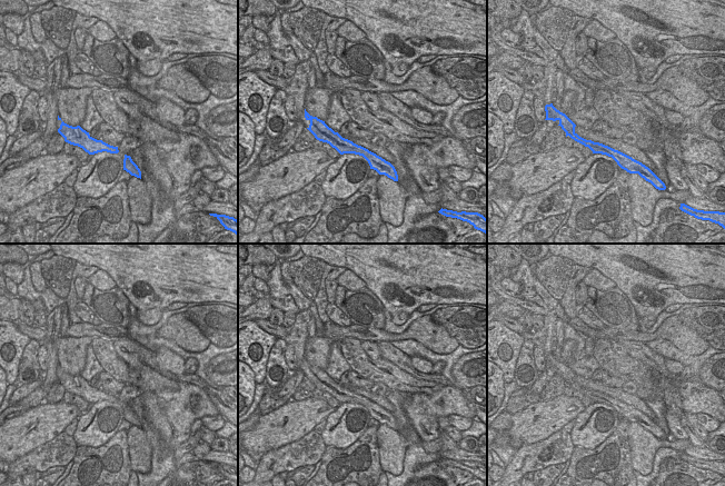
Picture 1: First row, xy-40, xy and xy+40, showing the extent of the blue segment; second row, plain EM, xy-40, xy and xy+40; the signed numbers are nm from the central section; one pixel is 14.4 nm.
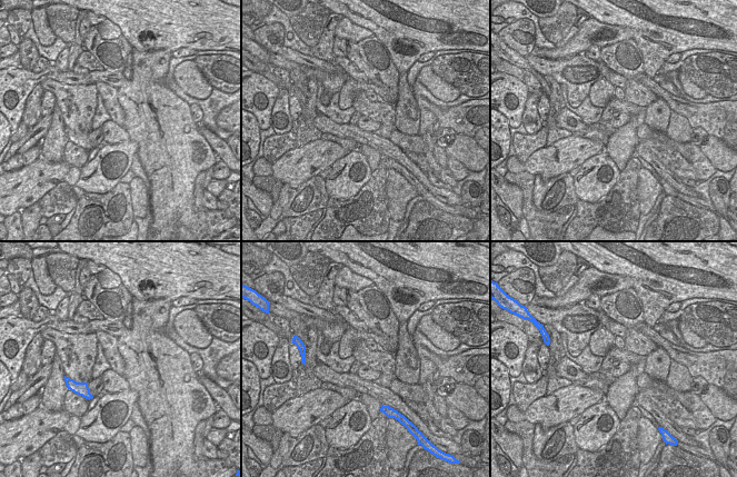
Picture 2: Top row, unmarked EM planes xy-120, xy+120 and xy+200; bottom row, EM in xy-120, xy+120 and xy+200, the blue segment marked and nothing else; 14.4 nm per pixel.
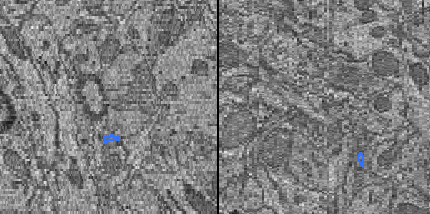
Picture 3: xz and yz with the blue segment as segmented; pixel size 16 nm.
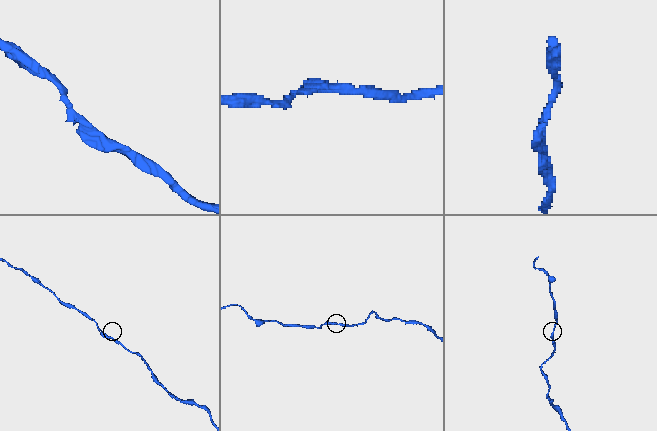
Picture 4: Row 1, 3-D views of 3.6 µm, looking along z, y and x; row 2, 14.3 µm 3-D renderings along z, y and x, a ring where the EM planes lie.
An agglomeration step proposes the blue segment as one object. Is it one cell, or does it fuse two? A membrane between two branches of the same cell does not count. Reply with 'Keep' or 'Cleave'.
Keep

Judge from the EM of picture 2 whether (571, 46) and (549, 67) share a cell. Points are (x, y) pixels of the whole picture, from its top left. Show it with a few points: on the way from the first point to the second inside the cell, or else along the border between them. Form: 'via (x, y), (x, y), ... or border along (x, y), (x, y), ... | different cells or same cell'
border along (583, 52), (555, 59), (546, 59), (533, 55) | different cells

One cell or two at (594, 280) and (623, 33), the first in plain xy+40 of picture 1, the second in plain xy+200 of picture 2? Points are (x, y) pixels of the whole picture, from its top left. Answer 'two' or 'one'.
one

